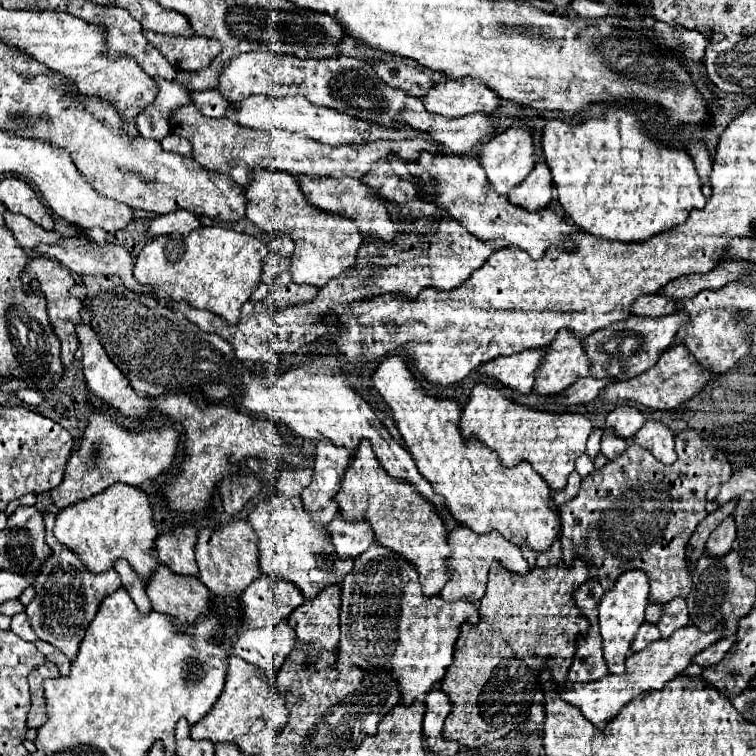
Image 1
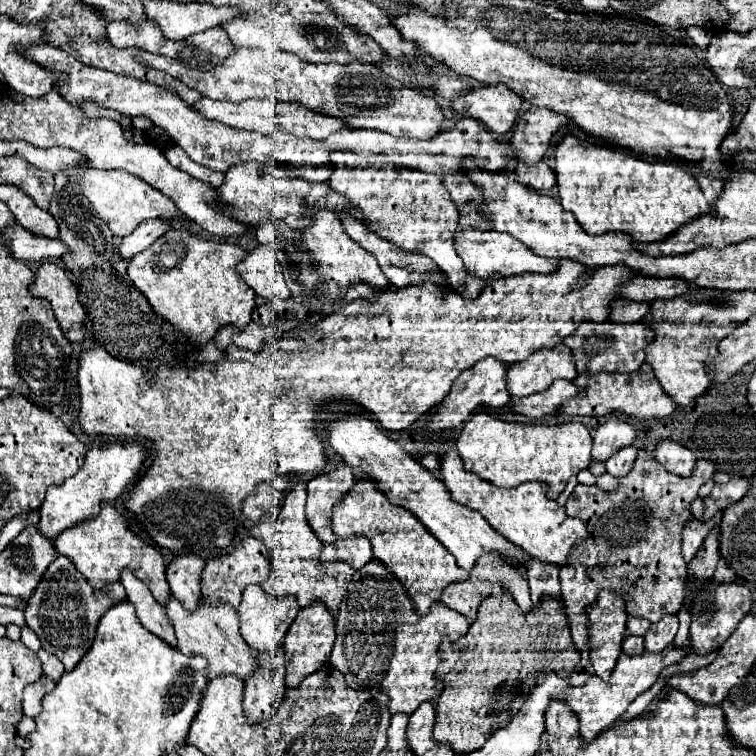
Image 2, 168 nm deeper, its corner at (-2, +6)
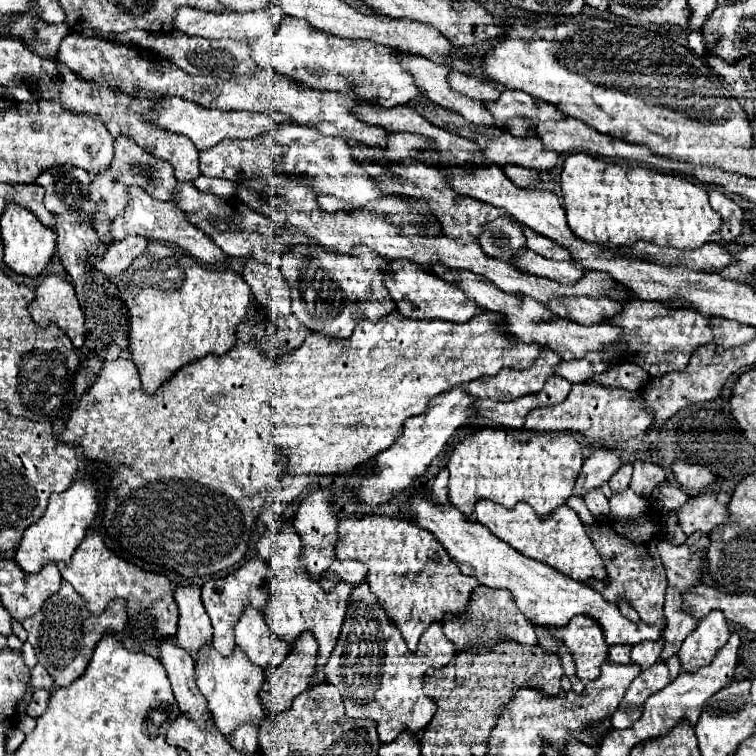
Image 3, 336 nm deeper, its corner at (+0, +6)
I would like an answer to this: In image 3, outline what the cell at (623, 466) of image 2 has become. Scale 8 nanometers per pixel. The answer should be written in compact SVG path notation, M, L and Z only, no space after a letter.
M625 462L625 464L621 464L621 468L611 476L611 480L609 480L609 486L611 486L611 490L613 492L619 492L619 490L625 490L627 486L629 486L629 480L631 480L631 464L629 462Z

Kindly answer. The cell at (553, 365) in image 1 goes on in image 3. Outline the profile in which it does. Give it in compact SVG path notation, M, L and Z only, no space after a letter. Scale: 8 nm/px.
M547 350L529 370L503 368L503 372L487 378L479 378L467 384L471 396L477 398L495 398L495 400L515 400L525 394L539 392L547 378L555 374L555 368L561 364L561 356L553 350Z

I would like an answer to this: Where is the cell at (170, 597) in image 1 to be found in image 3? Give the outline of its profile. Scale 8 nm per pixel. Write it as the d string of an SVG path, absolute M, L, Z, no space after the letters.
M203 644L195 658L195 682L201 690L201 694L209 702L209 710L215 716L215 722L219 724L219 730L229 736L241 722L255 722L263 724L267 720L263 712L263 704L259 700L259 688L263 686L265 672L263 668L255 666L247 656L243 656L243 650L239 646L233 648L231 656L221 656L213 644Z

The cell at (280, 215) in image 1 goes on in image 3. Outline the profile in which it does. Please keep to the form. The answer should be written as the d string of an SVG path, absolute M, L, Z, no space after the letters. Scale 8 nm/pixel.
M297 244L283 252L281 274L291 286L293 314L313 332L347 338L351 336L359 316L365 314L369 320L377 320L395 308L395 302L383 284L379 256L363 244L355 246L353 254L339 254L323 250L321 246Z

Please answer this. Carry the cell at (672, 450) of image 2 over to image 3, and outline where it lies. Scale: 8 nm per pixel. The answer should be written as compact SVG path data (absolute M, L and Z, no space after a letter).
M677 458L671 464L671 472L683 488L689 488L689 490L695 490L695 492L703 490L705 486L709 486L715 480L715 476L705 466L689 464L687 460L681 460L681 458Z

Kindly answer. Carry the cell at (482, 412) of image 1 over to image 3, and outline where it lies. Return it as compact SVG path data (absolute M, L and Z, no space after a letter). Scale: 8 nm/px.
M479 428L467 434L449 458L449 500L467 518L473 512L473 504L481 498L505 504L507 508L523 500L531 504L539 516L549 516L553 508L565 504L571 496L581 466L583 448L571 434L549 432L535 434L529 440L517 440L505 430Z

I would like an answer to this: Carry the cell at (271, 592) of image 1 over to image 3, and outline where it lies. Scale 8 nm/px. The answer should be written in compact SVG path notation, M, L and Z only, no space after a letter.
M247 606L239 618L235 626L235 642L243 646L243 652L261 668L281 664L289 650L289 644L269 630L263 614L253 606Z

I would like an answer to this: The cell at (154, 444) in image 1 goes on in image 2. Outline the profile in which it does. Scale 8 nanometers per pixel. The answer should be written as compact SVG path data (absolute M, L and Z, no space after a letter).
M137 442L133 444L105 444L101 448L93 448L85 456L83 468L65 480L61 486L53 486L47 490L47 496L39 508L41 520L37 526L37 532L45 536L47 540L55 540L61 532L67 528L73 528L75 524L81 524L93 516L97 516L101 502L113 502L129 482L135 480L137 472L143 468L145 460L145 448Z

